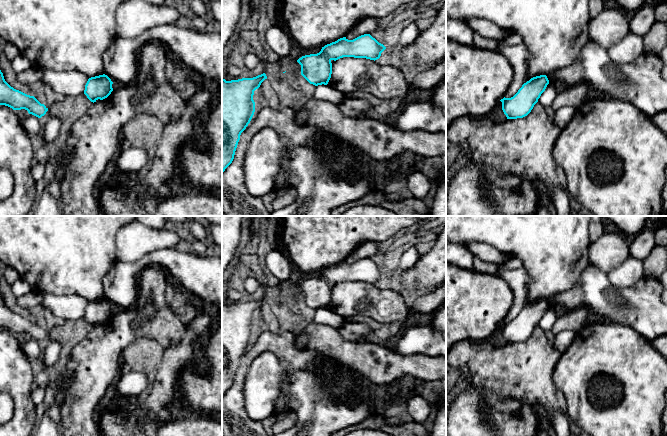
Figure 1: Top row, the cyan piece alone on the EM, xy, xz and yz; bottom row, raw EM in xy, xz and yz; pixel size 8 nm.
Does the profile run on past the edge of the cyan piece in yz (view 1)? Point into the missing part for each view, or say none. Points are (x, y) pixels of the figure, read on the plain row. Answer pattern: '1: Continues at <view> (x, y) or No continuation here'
1: No continuation here

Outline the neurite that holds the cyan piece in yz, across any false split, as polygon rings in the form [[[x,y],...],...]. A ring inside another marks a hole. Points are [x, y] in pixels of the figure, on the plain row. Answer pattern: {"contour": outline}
{"contour": [[[546,299],[536,300],[524,307],[513,321],[501,323],[502,334],[507,343],[527,340],[548,308],[549,304]]]}

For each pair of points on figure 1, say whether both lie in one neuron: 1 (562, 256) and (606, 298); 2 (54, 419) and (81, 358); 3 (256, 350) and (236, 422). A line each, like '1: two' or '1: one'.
1: two
2: two
3: one

